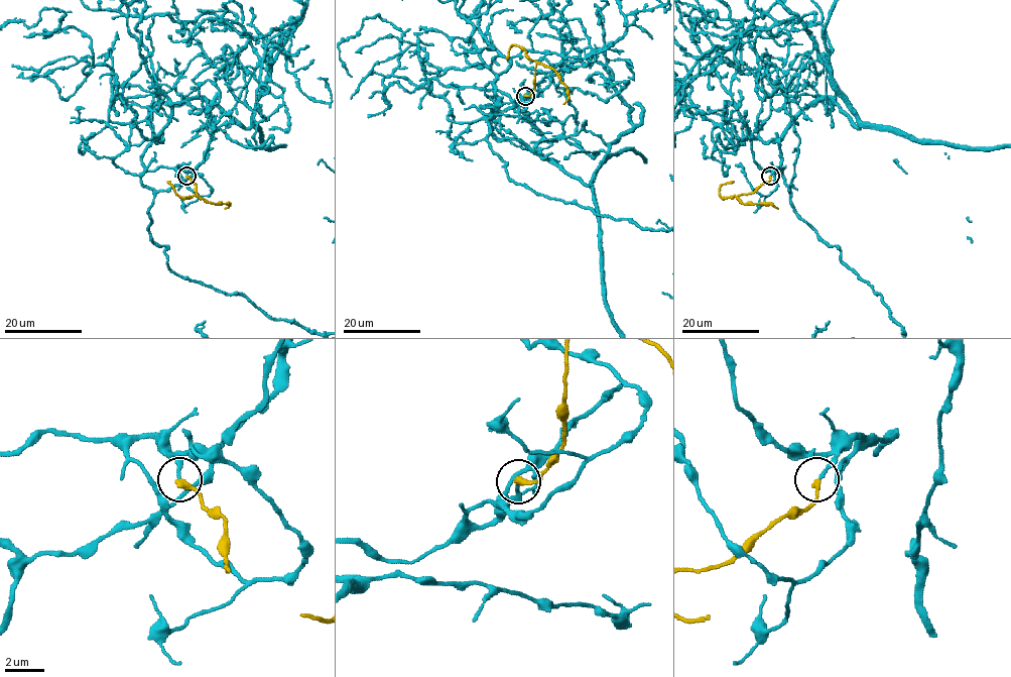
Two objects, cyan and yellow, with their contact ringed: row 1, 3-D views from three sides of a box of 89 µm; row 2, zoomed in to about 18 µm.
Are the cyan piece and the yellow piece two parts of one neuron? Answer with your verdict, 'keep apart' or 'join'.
join

